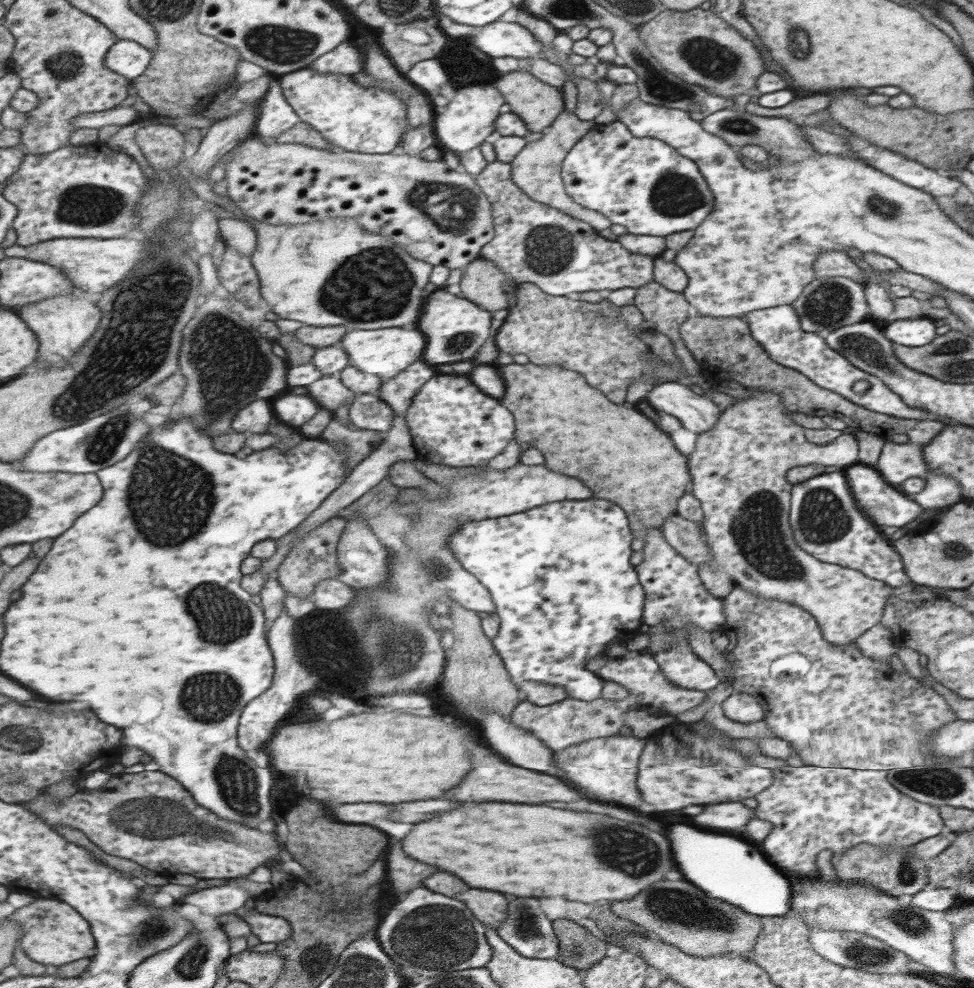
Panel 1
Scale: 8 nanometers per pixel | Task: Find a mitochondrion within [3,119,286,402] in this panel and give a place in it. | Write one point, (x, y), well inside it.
(86, 206)

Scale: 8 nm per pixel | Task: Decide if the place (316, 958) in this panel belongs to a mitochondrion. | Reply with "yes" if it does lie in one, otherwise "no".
yes

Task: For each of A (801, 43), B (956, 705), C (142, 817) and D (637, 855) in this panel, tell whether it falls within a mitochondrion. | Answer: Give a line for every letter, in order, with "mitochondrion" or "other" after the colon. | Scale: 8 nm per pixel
A: mitochondrion
B: other
C: mitochondrion
D: mitochondrion

